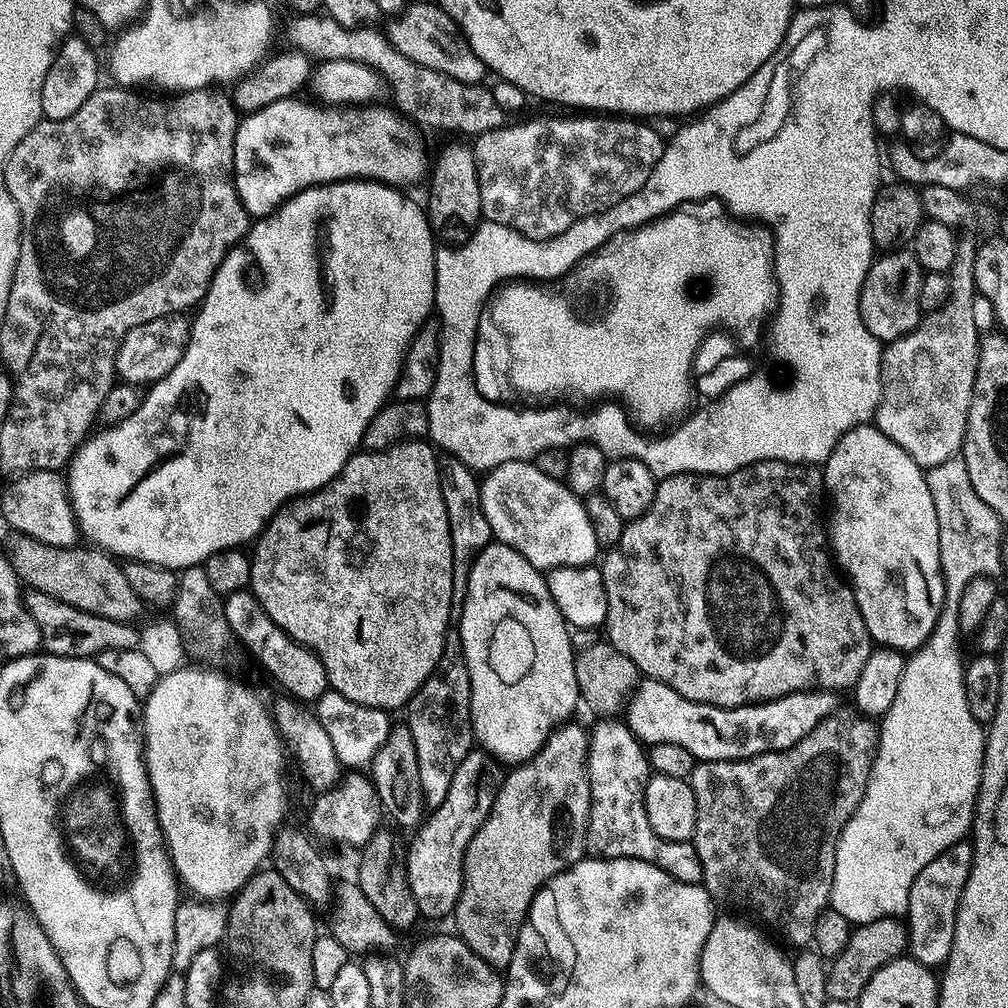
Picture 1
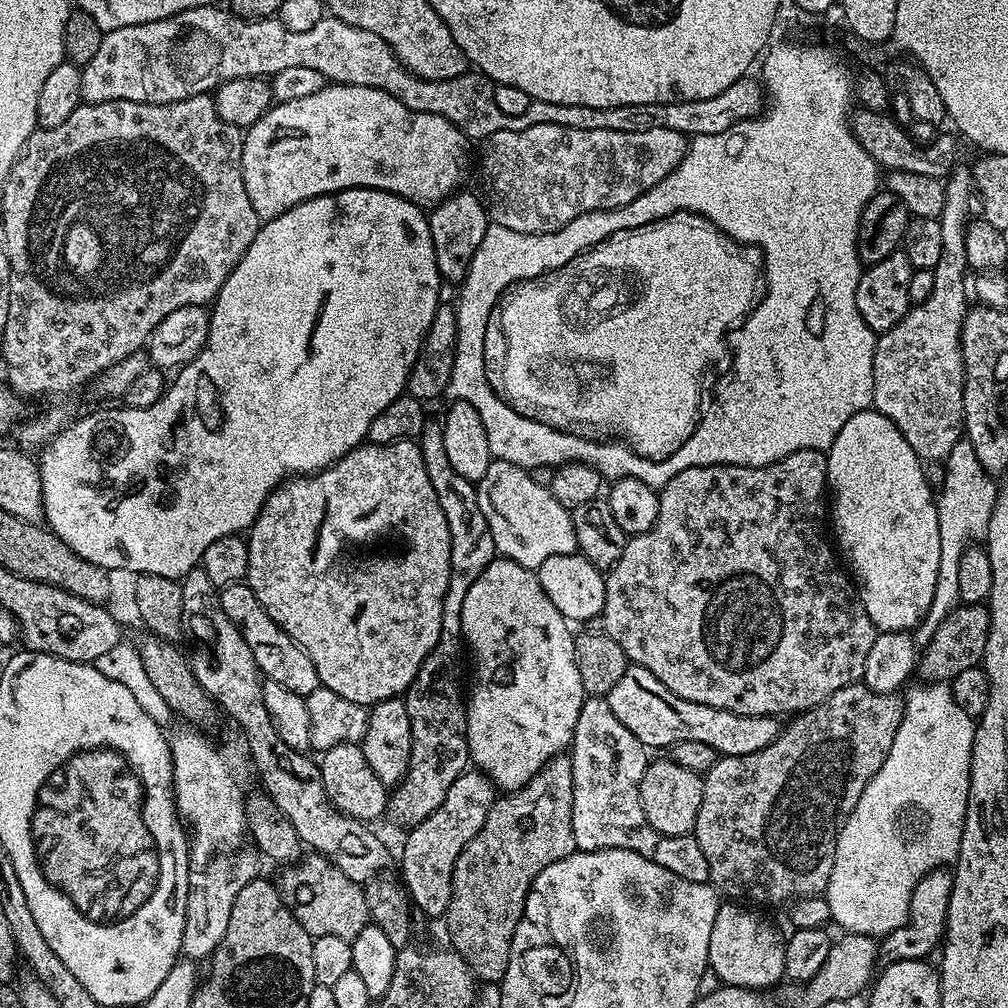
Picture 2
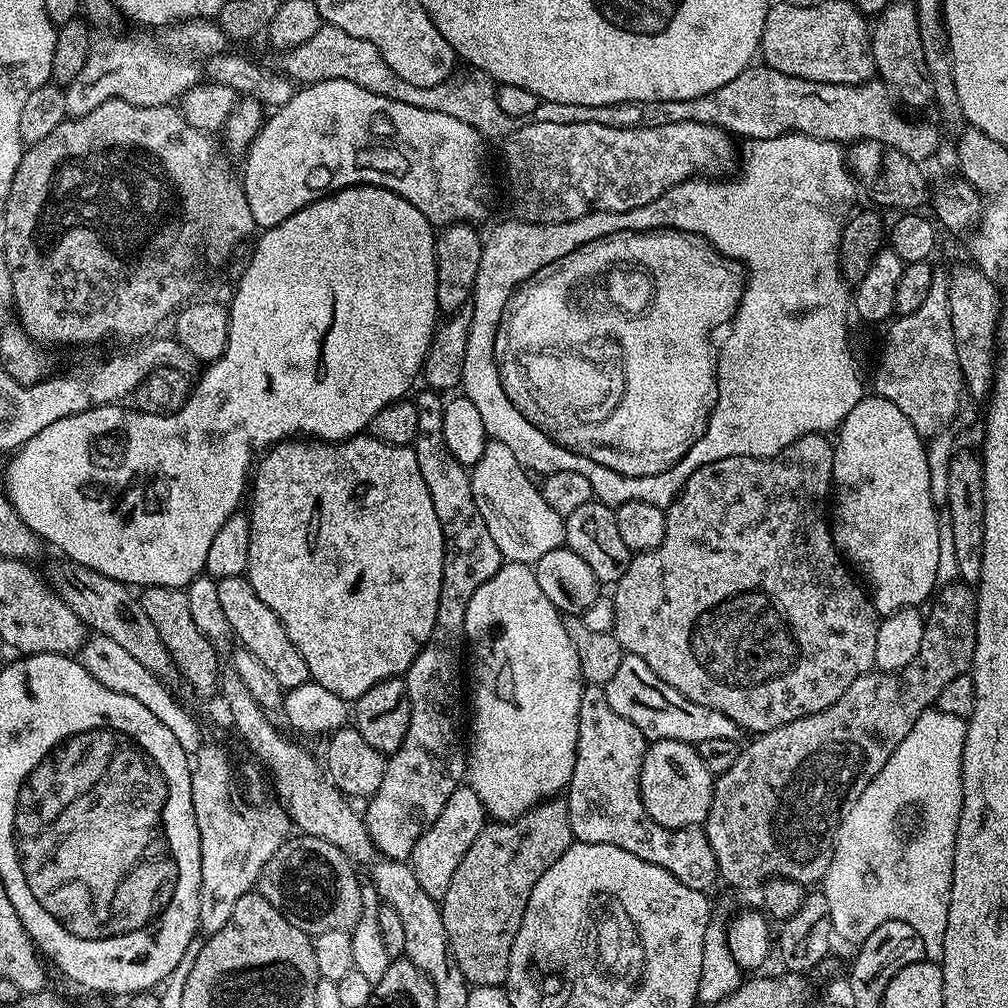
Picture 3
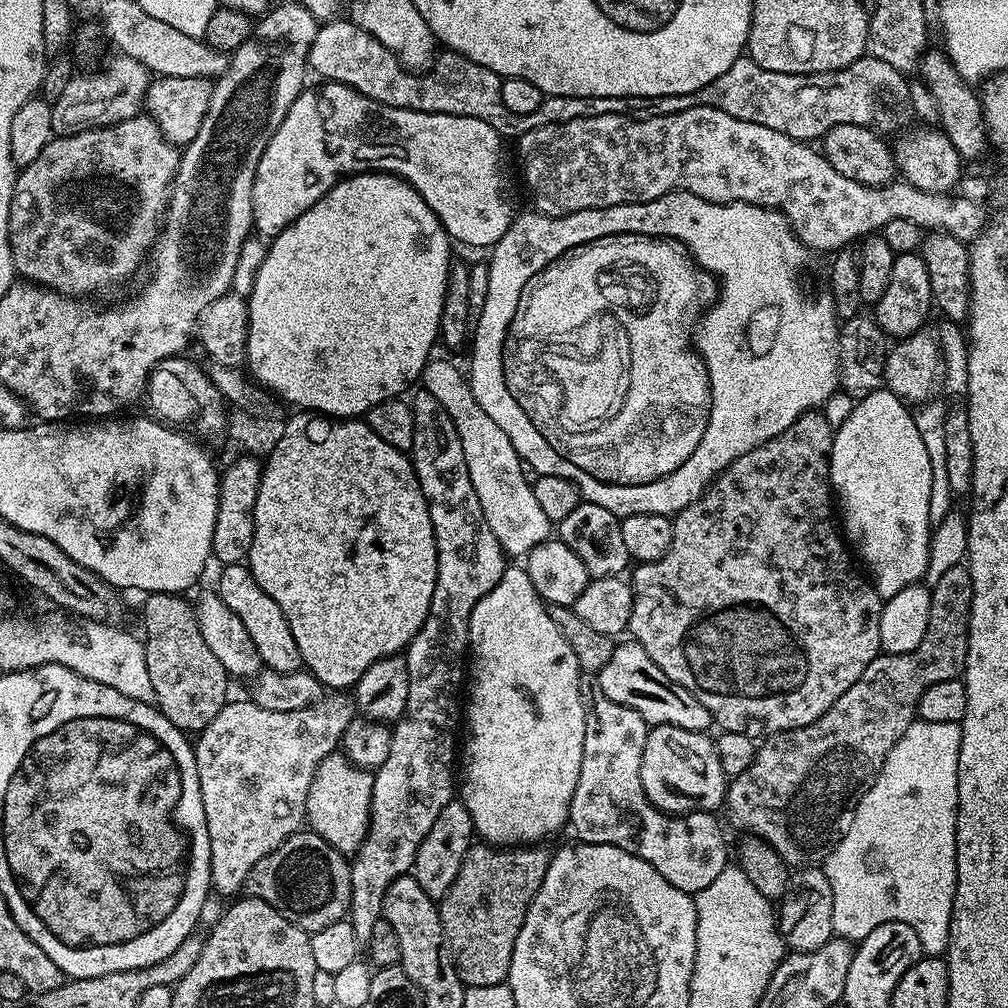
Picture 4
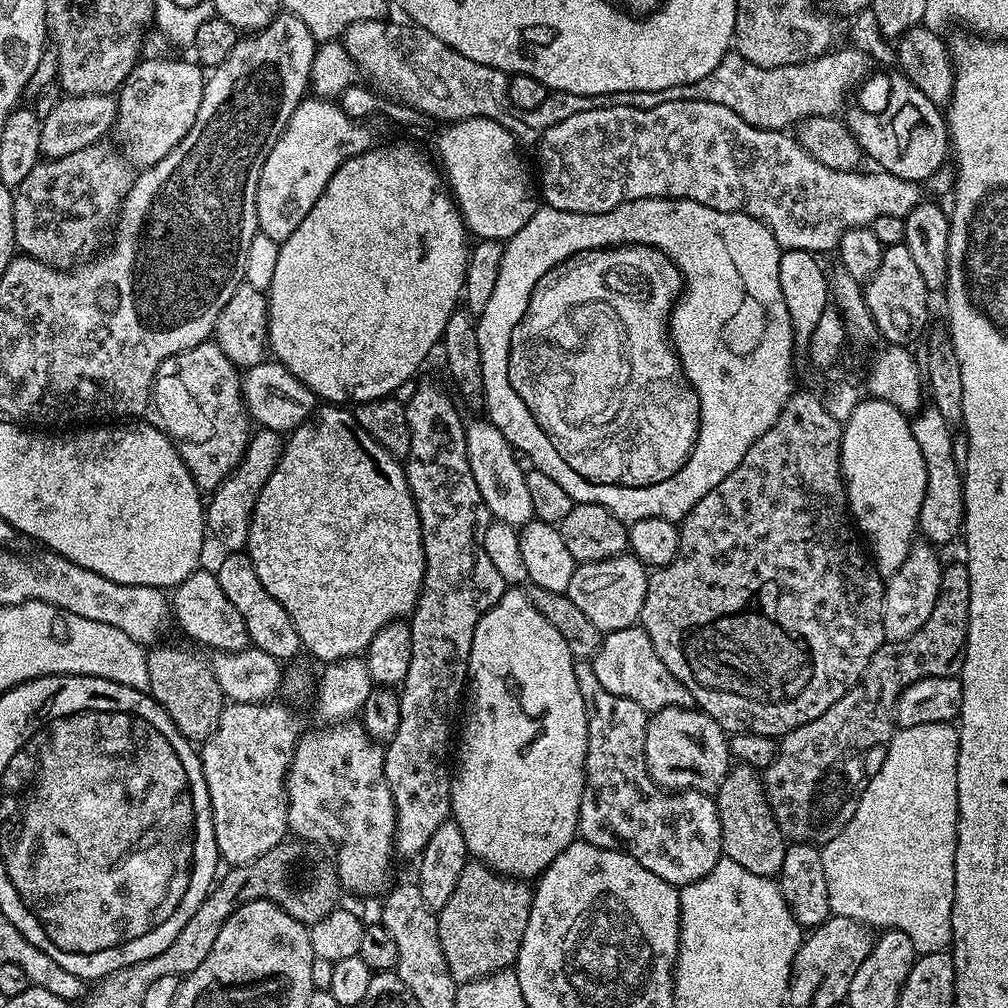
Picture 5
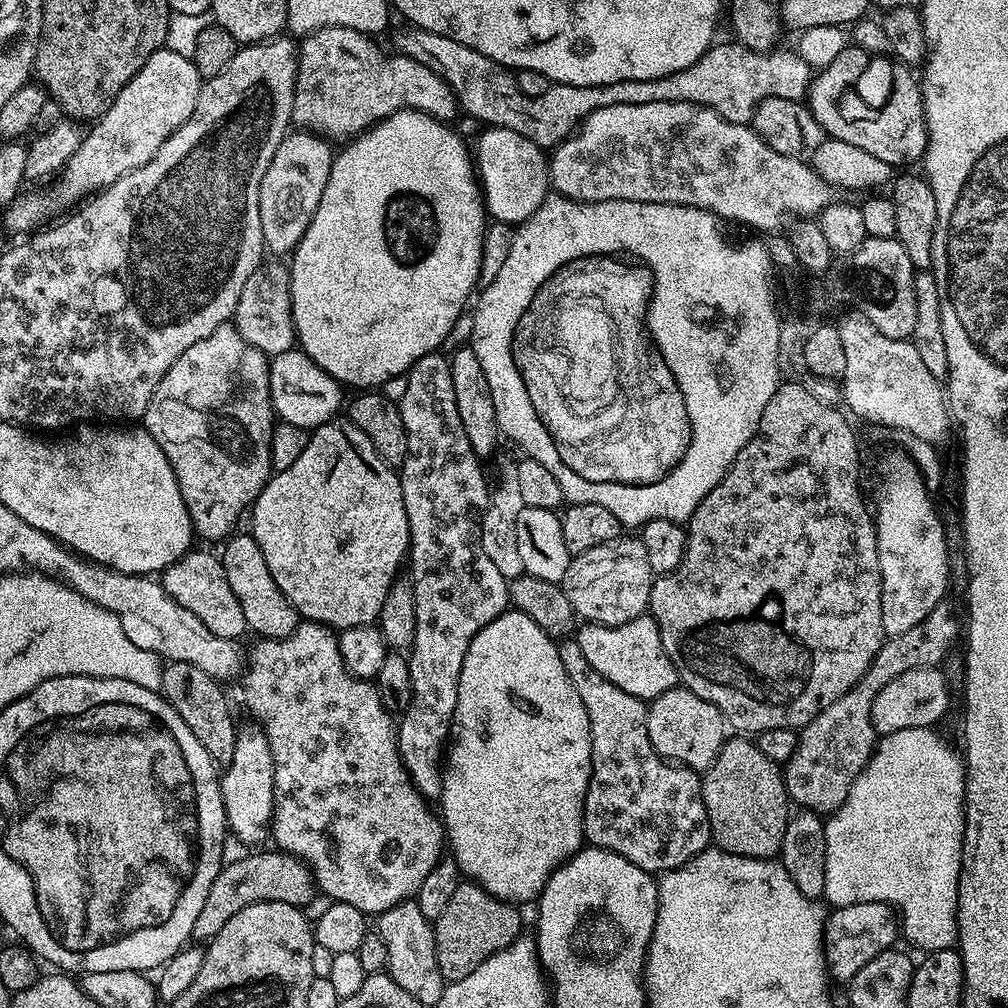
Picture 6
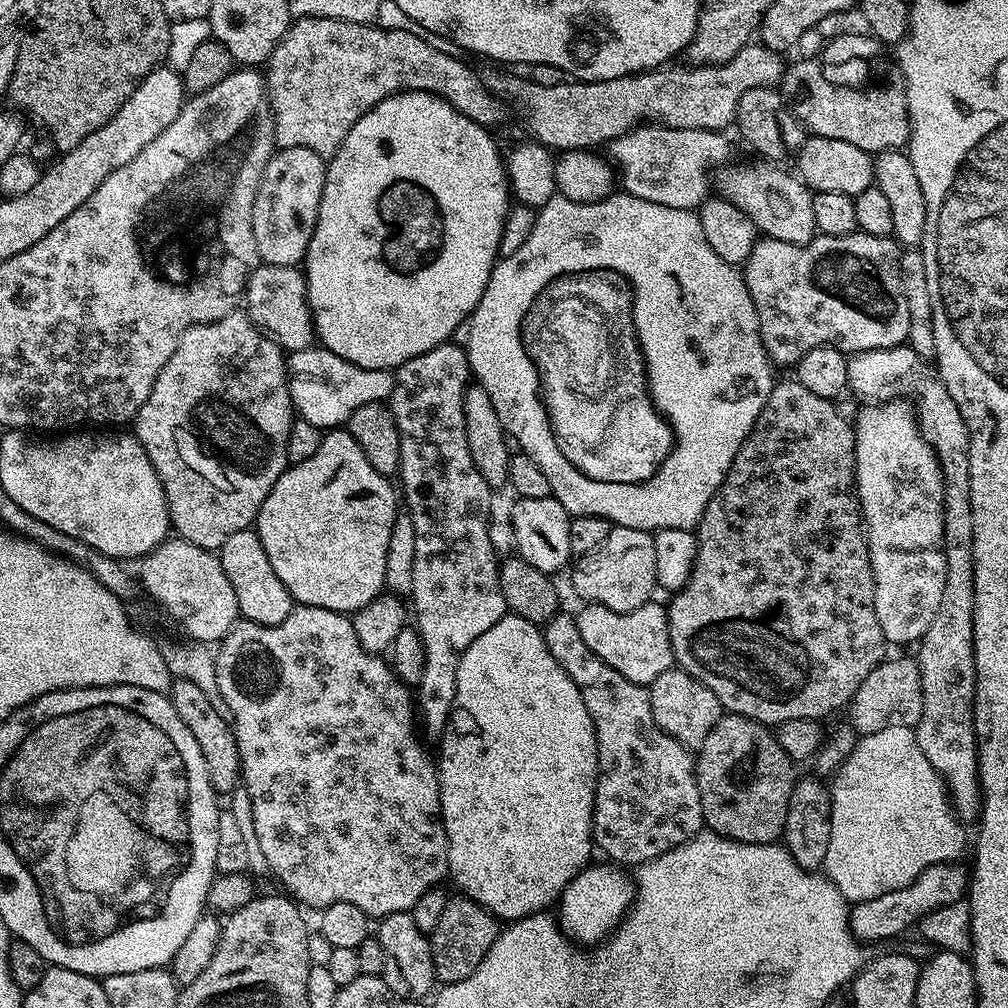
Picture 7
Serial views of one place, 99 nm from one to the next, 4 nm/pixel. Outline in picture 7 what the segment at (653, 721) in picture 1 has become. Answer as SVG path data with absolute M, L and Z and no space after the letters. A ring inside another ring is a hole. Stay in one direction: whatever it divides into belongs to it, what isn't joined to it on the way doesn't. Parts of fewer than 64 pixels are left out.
M649 602L629 612L615 612L606 606L585 603L584 609L574 616L578 634L582 634L582 642L586 642L586 646L606 662L606 666L614 666L622 678L630 678L630 682L635 684L650 685L658 674L674 664L668 609L663 603L656 603Z

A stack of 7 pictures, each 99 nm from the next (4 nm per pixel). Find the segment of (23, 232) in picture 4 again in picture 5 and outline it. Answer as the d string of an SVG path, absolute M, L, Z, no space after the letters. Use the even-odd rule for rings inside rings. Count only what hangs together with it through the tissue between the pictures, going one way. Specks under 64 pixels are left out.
M101 142L74 150L66 158L41 159L22 178L12 193L12 217L16 248L23 255L64 270L101 247L100 235L115 225L134 179L133 165L123 152L112 148Z

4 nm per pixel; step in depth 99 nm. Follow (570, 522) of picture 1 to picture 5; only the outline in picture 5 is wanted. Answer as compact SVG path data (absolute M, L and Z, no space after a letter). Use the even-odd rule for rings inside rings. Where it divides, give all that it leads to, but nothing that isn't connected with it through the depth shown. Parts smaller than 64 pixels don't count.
M481 418L465 425L467 461L471 474L478 483L479 493L489 510L489 515L499 522L515 528L533 519L530 494L527 493L526 474L513 460L513 448L506 437L491 421Z

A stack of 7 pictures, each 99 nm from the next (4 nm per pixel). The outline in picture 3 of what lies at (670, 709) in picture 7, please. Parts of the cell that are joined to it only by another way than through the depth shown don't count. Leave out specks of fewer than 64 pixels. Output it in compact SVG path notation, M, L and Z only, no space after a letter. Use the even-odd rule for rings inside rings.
M653 740L648 745L640 771L640 797L646 814L658 826L694 828L710 814L714 777L698 758L695 744L681 740Z

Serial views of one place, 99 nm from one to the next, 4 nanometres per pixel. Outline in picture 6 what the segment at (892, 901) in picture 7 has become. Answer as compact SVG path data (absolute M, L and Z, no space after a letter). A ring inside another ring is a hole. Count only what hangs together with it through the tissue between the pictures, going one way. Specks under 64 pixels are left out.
M858 902L854 906L832 908L824 922L824 963L833 981L847 982L866 966L866 962L878 958L898 940L898 913L882 902Z

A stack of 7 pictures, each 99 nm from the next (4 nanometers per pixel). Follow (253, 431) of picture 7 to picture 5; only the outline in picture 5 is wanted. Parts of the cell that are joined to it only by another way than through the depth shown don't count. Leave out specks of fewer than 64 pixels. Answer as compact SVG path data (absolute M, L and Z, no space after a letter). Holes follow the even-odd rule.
M205 342L182 354L174 354L158 366L156 381L152 383L152 399L155 419L159 427L168 433L180 457L186 462L194 482L201 493L211 494L233 472L248 445L250 417L241 396L241 373L215 342Z

